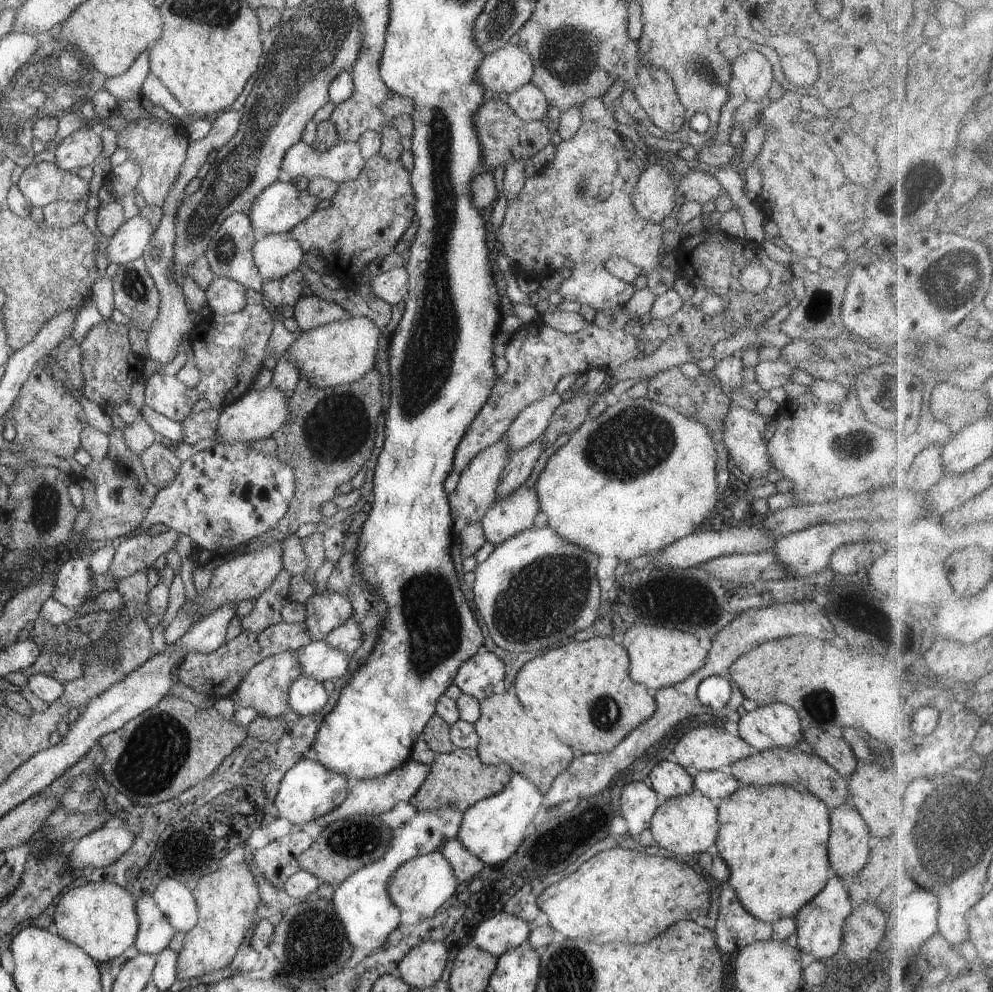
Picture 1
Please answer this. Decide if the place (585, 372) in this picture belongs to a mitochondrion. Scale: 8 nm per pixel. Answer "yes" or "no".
no

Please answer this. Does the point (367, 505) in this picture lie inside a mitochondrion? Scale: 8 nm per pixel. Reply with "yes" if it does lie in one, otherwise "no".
no

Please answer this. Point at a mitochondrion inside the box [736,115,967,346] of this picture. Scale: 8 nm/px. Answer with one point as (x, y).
(921, 180)

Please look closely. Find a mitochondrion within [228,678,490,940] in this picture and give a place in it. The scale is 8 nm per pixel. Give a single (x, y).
(360, 837)

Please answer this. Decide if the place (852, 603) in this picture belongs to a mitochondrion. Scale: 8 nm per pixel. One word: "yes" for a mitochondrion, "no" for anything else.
no

